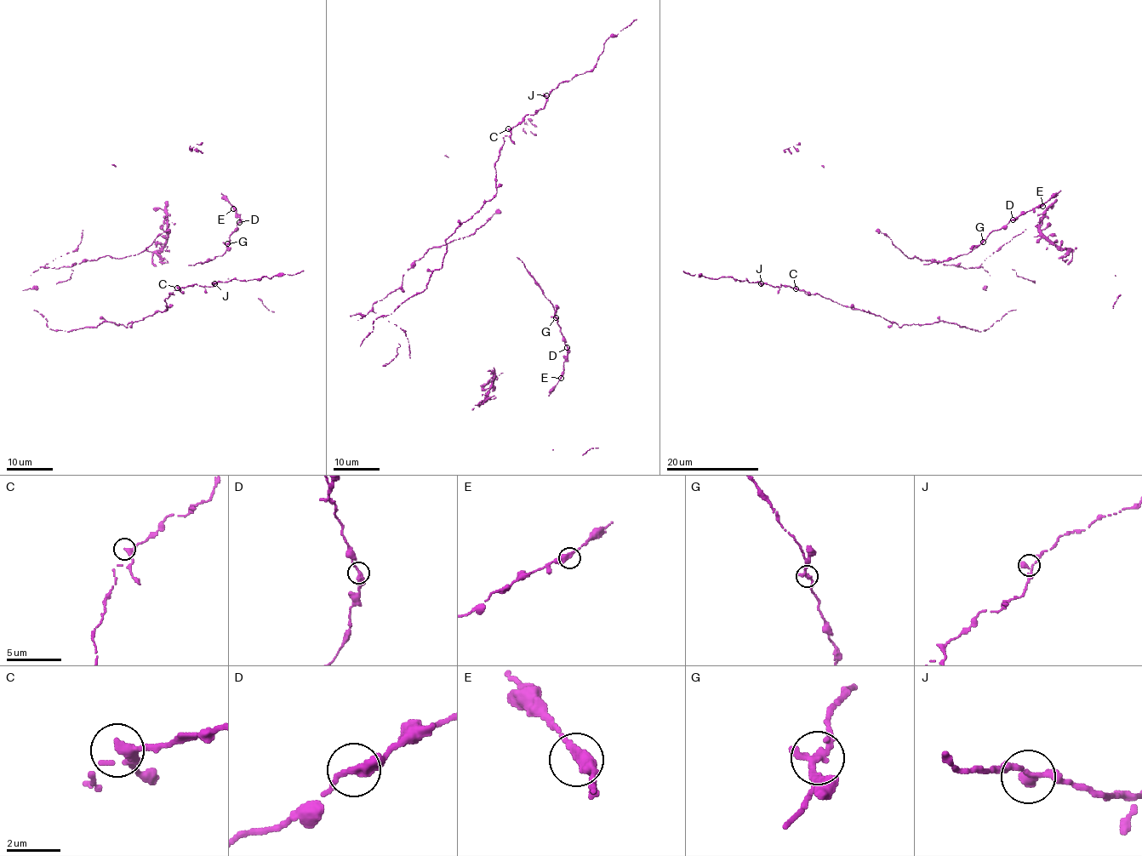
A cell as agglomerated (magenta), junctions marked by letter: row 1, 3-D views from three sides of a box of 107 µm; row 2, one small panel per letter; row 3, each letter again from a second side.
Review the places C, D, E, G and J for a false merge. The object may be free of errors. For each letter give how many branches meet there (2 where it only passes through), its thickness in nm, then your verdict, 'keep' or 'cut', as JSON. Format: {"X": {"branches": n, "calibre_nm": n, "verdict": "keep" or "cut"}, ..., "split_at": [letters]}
{"C": {"branches": 2, "calibre_nm": 280, "verdict": "keep"}, "D": {"branches": 2, "calibre_nm": 320, "verdict": "keep"}, "E": {"branches": 2, "calibre_nm": 320, "verdict": "keep"}, "G": {"branches": 2, "calibre_nm": 320, "verdict": "keep"}, "J": {"branches": 2, "calibre_nm": 280, "verdict": "keep"}, "split_at": []}

